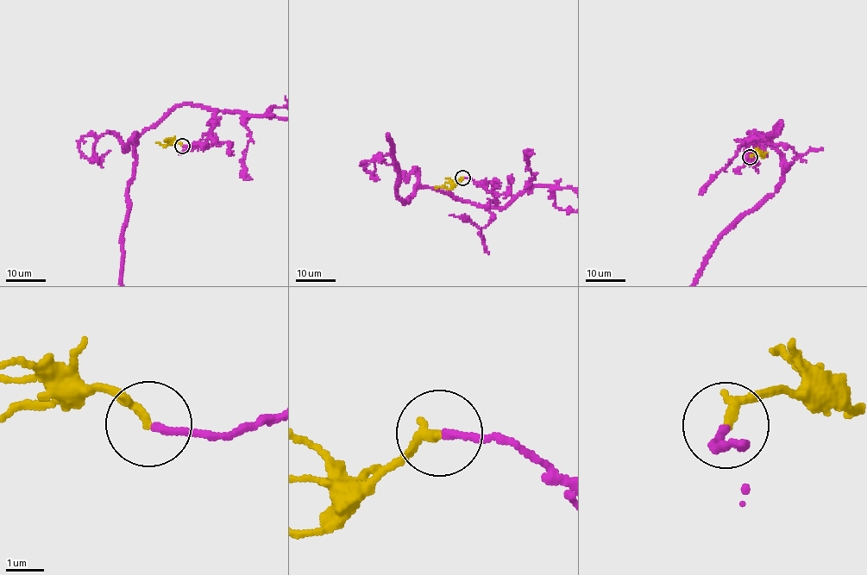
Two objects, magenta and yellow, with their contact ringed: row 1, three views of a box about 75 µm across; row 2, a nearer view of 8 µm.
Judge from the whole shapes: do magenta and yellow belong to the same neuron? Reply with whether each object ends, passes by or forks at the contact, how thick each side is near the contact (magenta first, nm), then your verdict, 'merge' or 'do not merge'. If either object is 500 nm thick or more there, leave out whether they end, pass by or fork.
magenta ends; yellow ends; calibres 180 and 240 nm; merge

